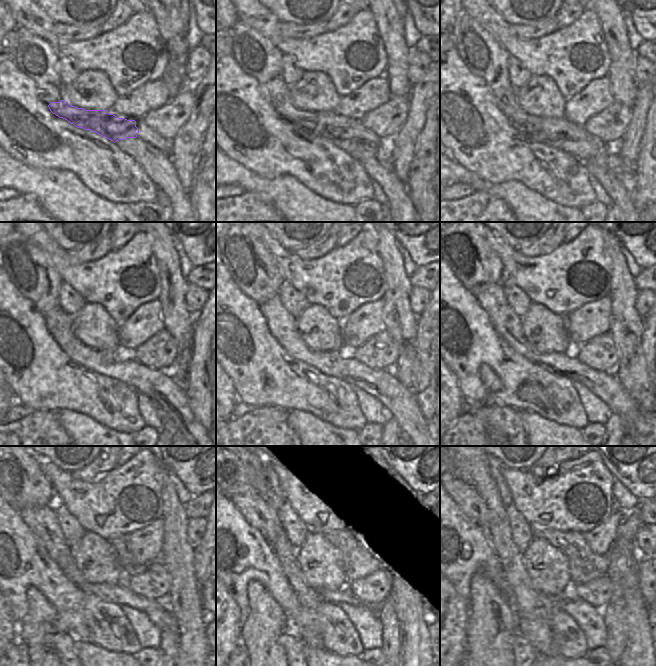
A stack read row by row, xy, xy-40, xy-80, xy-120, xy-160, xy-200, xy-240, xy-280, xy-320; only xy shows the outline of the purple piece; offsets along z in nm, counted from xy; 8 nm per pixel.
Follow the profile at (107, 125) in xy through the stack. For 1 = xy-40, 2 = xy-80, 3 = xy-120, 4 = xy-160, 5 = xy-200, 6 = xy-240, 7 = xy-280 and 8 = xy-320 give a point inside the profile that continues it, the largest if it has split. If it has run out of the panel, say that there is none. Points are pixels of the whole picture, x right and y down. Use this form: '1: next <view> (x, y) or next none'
1: next xy-40 (327, 125)
2: next xy-80 (560, 133)
3: next xy-120 (160, 386)
4: next xy-160 (399, 402)
5: next xy-200 (604, 385)
6: next xy-240 (42, 520)
7: next xy-280 (256, 511)
8: next xy-320 (466, 498)

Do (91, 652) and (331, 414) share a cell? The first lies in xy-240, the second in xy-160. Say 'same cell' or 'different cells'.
different cells

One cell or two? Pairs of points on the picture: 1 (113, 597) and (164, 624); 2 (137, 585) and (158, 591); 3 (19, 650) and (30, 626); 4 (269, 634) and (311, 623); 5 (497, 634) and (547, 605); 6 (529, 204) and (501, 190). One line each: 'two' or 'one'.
1: one
2: one
3: two
4: two
5: two
6: one

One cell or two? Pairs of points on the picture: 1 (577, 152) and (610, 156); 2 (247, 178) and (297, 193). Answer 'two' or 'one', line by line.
1: one
2: one

